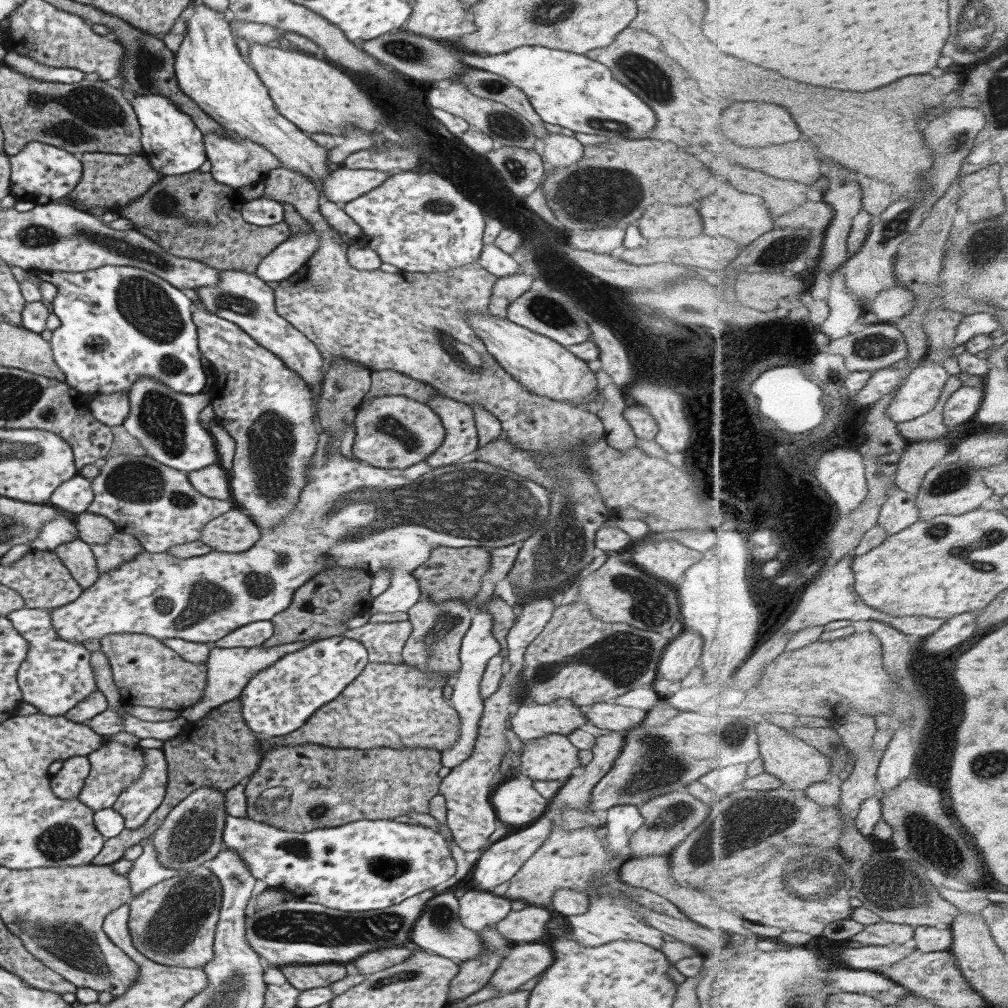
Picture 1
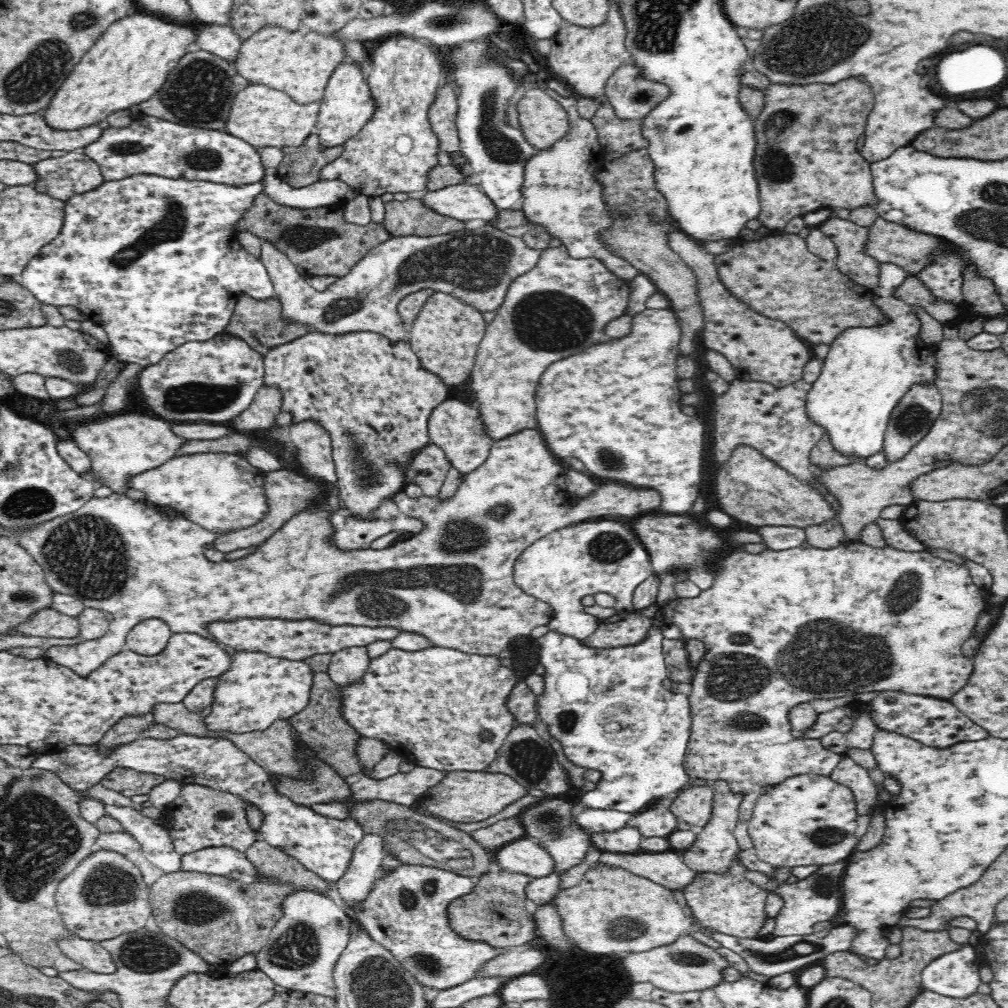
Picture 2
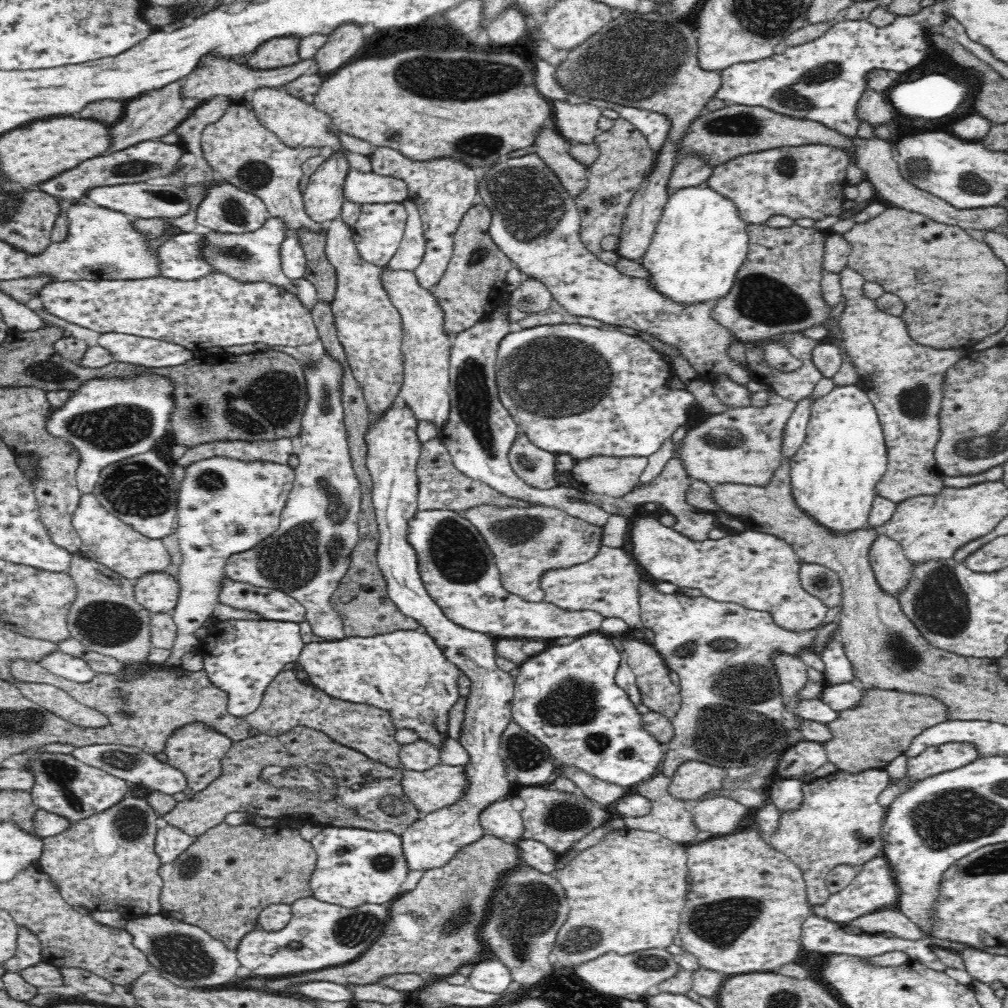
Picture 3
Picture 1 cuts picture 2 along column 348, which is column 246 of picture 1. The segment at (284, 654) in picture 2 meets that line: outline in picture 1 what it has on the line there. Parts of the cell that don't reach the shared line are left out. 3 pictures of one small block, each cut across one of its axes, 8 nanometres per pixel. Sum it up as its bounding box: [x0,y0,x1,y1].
[213,621,273,648]

